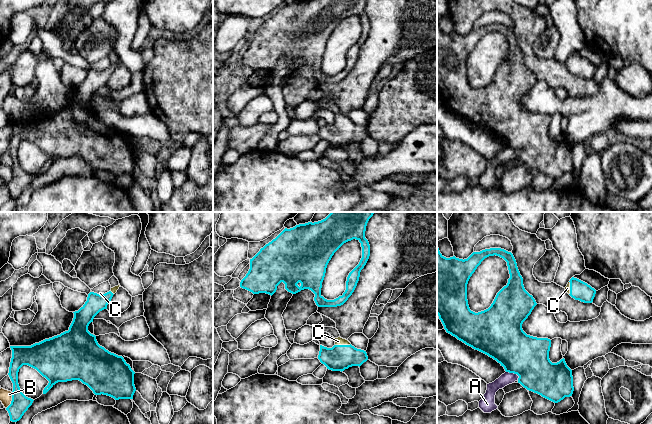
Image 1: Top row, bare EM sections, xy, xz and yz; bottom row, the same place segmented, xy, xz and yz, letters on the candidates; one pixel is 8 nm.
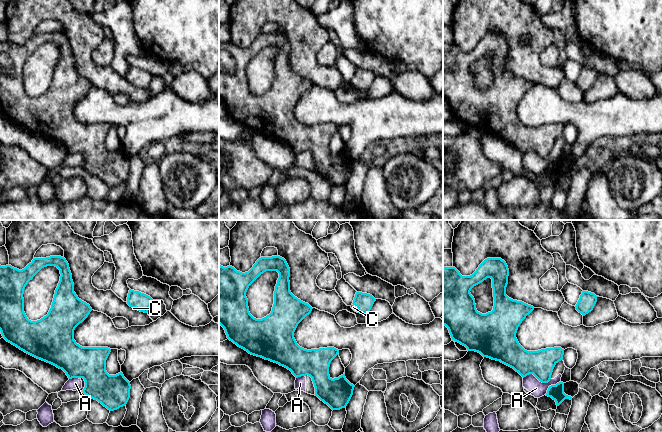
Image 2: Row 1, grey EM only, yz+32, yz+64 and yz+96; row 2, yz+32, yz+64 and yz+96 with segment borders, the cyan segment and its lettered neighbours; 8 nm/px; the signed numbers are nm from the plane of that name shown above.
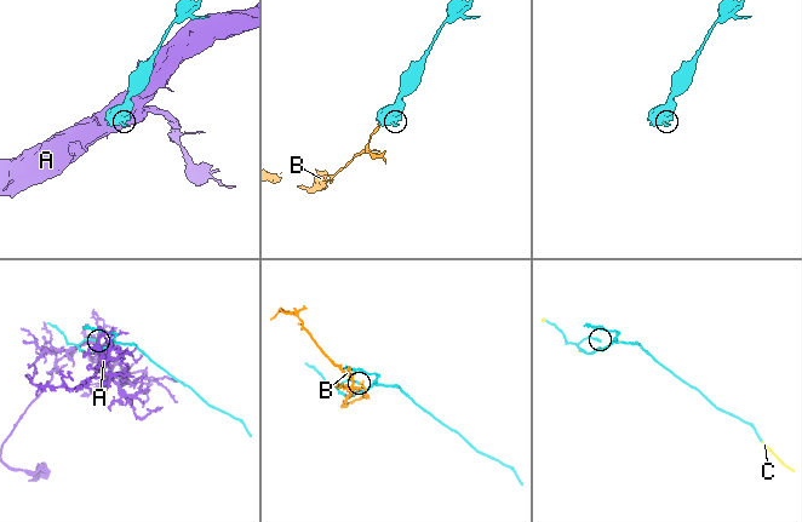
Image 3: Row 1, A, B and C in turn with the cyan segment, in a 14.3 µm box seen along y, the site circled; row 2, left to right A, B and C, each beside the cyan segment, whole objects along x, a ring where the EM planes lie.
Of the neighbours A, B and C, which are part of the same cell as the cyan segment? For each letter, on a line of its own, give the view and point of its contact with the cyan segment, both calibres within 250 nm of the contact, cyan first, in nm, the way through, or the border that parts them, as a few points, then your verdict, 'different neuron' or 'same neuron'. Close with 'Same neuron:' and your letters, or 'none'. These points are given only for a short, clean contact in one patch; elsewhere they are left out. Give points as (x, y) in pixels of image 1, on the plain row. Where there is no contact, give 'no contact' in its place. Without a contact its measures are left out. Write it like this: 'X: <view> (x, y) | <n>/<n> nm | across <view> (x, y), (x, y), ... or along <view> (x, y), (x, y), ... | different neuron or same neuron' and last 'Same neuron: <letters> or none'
A: yz (514, 149) | 340/100 nm | different neuron
B: xy (12, 176) | 150/100 nm | along xy (12, 168), (11, 179), (6, 184) | different neuron
C: xz (342, 121) | 200/60 nm | same neuron
Same neuron: C

